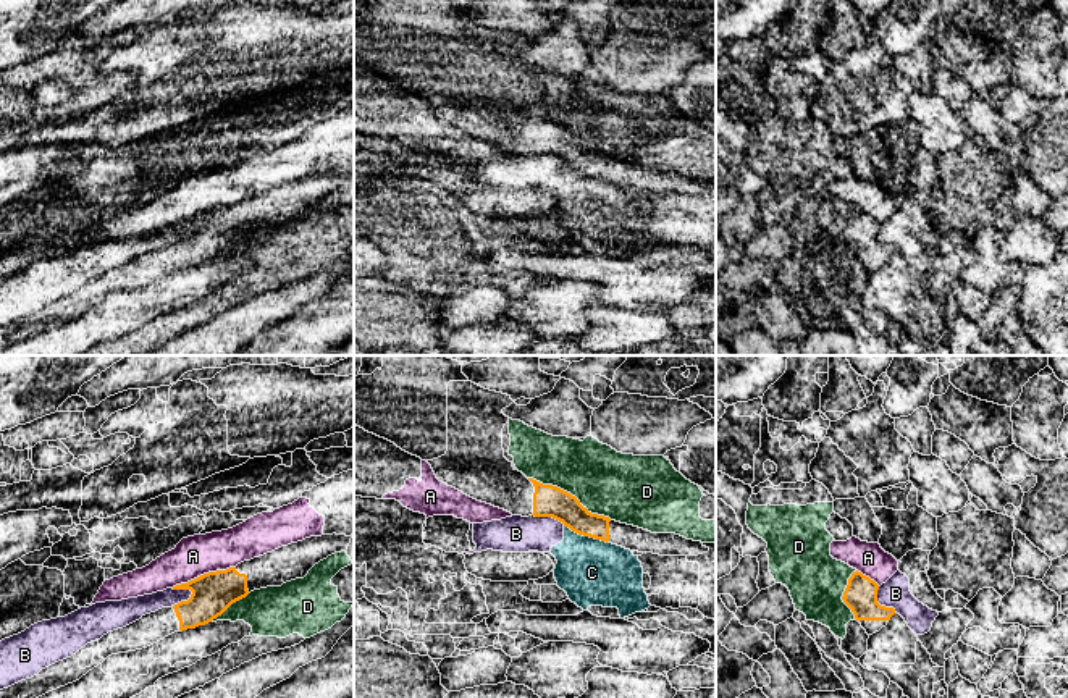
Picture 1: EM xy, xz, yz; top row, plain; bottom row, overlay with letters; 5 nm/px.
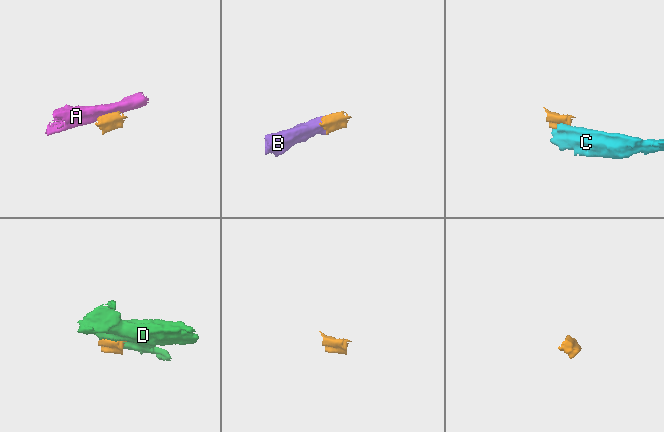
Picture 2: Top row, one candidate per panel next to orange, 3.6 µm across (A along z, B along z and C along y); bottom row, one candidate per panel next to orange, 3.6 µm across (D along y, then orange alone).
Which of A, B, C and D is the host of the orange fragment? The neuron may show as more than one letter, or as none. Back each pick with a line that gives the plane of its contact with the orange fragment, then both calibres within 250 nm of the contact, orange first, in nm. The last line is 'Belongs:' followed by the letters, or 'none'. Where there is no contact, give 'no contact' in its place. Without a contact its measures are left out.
Belongs: none

